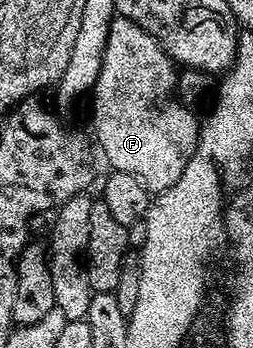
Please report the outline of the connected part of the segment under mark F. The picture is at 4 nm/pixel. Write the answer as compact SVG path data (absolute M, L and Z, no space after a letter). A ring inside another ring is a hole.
M116 17L109 25L109 41L105 41L105 57L101 65L101 73L95 82L95 90L91 103L91 123L95 126L95 139L99 142L99 147L103 150L103 155L107 158L108 168L111 171L120 171L121 173L129 173L129 177L137 177L137 181L141 181L141 185L145 185L148 193L158 193L169 189L177 181L177 177L181 177L181 173L185 171L185 165L189 161L189 157L193 157L193 153L197 149L197 141L199 140L200 120L195 120L196 112L192 108L182 103L176 94L177 71L171 62L171 58L163 52L161 45L149 33L145 33L145 29L141 29L141 25L137 25L133 21Z

